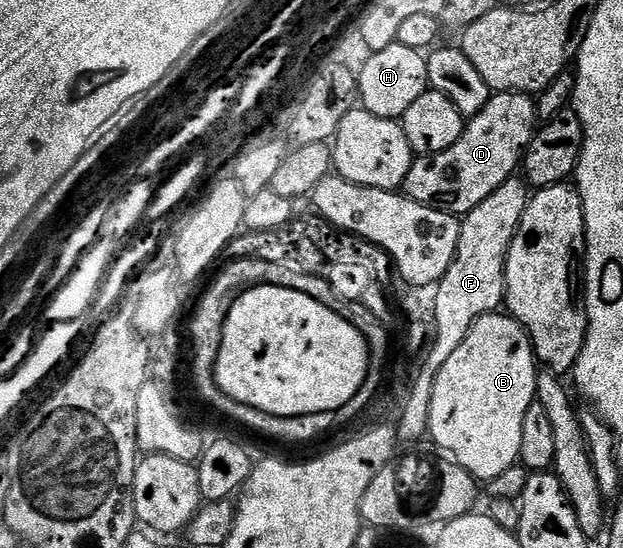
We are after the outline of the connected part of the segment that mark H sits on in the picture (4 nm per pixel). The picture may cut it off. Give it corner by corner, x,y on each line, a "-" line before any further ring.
396,42
387,45
387,49
372,52
368,57
370,59
356,72
360,106
375,113
375,117
400,120
402,115
409,113
411,104
430,90
426,56

